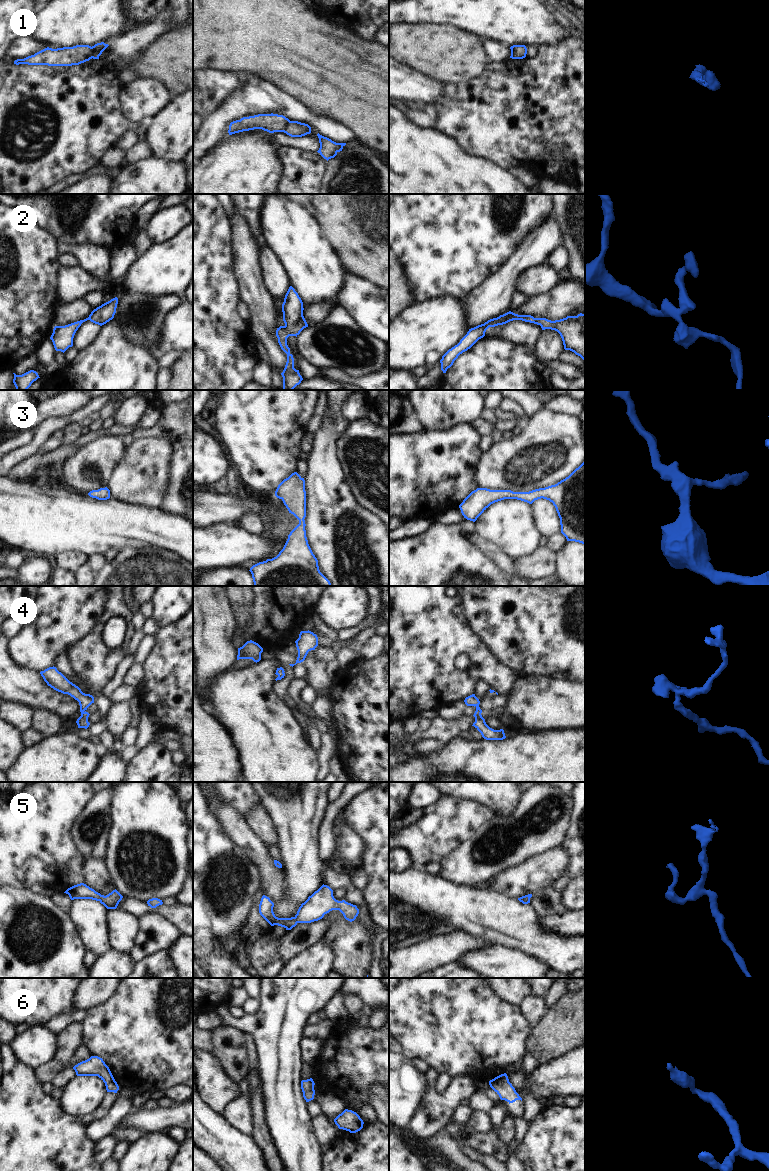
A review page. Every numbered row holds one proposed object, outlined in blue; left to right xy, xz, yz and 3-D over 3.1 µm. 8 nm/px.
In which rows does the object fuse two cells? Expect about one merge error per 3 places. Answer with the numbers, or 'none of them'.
1.

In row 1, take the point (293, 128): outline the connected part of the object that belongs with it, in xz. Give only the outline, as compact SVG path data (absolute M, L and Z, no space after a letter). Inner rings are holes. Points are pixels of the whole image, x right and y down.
M289 121L284 133L291 137L302 137L311 133L311 127L308 124L298 121Z

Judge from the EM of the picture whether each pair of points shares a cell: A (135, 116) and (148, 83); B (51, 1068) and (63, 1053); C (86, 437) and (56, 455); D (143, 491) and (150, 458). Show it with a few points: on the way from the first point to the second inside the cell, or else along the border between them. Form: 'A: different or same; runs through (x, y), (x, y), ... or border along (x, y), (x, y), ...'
A: same; runs through (136, 108), (137, 103), (148, 91)
B: different; border along (54, 1058), (66, 1066)
C: different; border along (73, 443), (80, 447)
D: same; runs through (143, 483), (145, 466)

